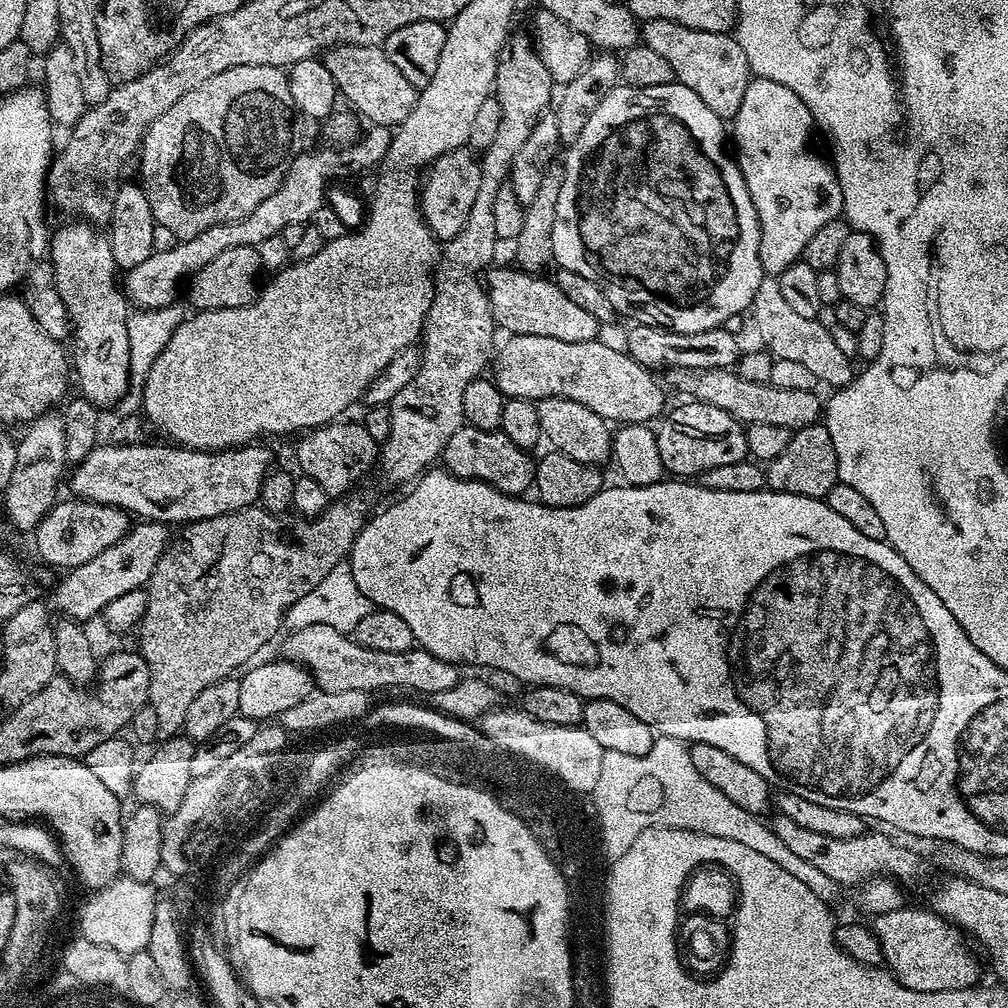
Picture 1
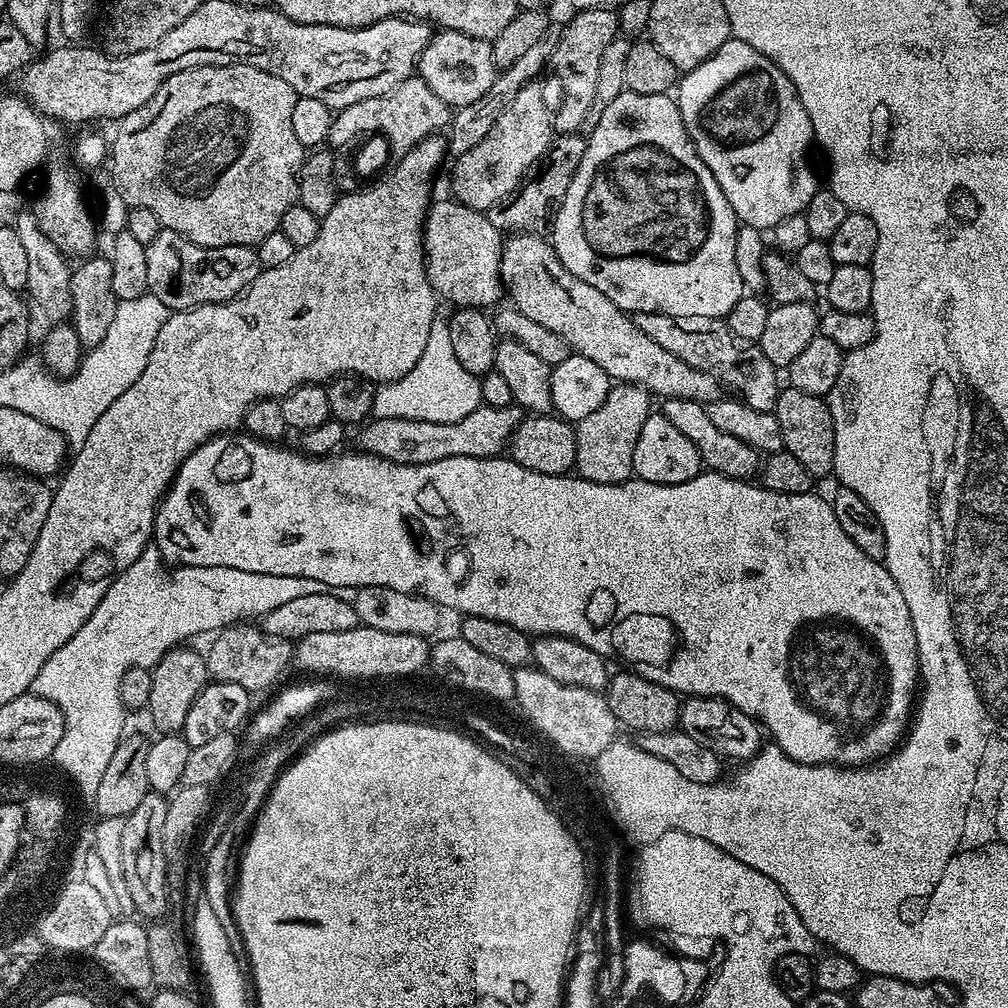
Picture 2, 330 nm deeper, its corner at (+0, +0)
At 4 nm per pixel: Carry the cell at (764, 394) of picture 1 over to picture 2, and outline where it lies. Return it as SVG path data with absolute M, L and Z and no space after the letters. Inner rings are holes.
M512 234L503 241L500 249L500 283L506 296L512 299L509 300L511 307L526 314L526 318L546 326L546 330L554 330L554 334L566 338L569 349L575 355L590 358L590 362L602 366L604 373L613 381L636 384L645 388L653 397L686 398L697 400L705 406L713 400L721 399L722 385L711 372L691 368L686 362L682 362L682 358L670 354L670 350L662 350L662 346L654 342L654 338L646 338L646 334L638 330L635 319L614 306L614 302L610 302L610 298L602 294L602 290L594 290L594 286L582 282L582 278L570 274L570 270L562 266L558 254L543 235Z

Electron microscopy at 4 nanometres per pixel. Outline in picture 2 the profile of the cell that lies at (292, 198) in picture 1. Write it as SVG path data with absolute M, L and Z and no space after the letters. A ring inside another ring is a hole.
M419 74L406 77L394 90L386 90L378 98L362 98L362 102L354 102L354 106L346 106L335 113L332 129L327 138L327 143L333 149L340 148L343 144L351 142L355 136L367 137L369 134L384 136L389 144L393 157L399 158L410 154L418 142L426 137L447 129L450 123L450 109Z

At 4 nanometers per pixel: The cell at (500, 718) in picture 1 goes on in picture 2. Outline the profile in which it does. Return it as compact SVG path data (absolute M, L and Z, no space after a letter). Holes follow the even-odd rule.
M535 666L515 669L512 677L516 679L521 704L527 708L529 716L570 752L602 754L602 750L606 750L617 739L618 722L601 693L554 682L550 674Z

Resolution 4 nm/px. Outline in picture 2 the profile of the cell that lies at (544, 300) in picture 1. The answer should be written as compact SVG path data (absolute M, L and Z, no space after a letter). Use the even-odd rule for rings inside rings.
M455 198L437 199L424 217L424 269L441 301L449 300L452 306L487 309L487 304L502 296L500 283L500 249L502 234L489 222L487 215L479 208L467 208Z

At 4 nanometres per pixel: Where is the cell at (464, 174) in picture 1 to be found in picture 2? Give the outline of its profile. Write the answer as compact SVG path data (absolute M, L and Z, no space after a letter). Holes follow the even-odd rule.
M533 82L522 86L518 90L518 98L506 106L502 115L492 123L490 134L478 142L469 152L461 152L455 157L456 165L452 168L452 192L451 195L467 208L479 208L486 210L494 206L494 202L504 200L520 184L528 169L544 155L544 151L551 146L554 139L554 116L548 112L548 104L544 101L544 92L539 88L539 83Z

